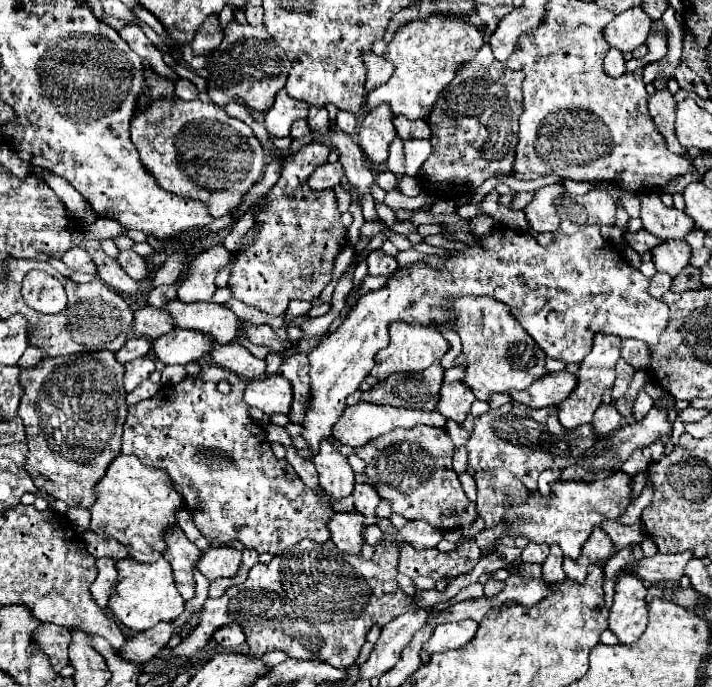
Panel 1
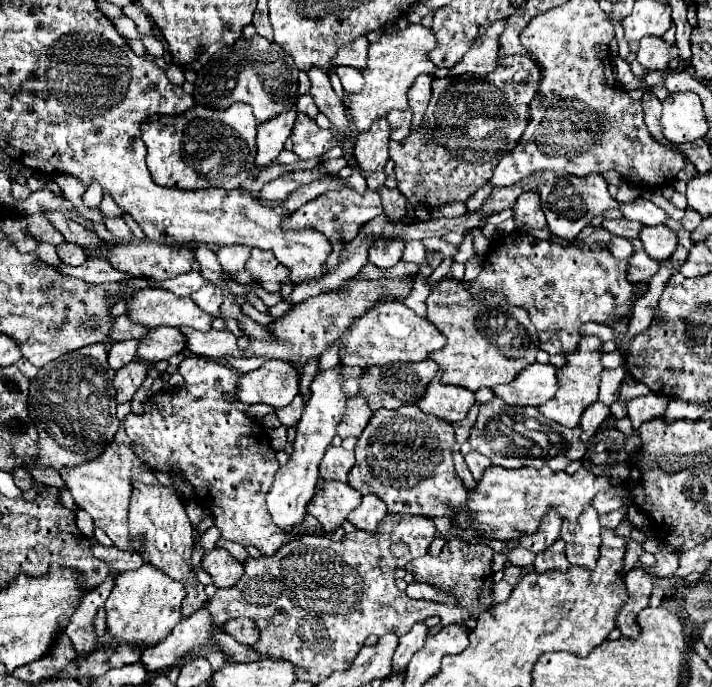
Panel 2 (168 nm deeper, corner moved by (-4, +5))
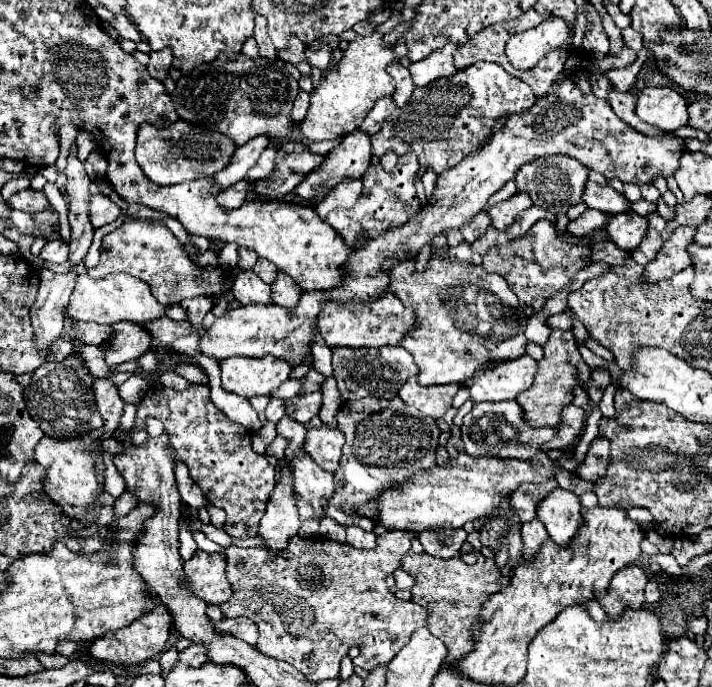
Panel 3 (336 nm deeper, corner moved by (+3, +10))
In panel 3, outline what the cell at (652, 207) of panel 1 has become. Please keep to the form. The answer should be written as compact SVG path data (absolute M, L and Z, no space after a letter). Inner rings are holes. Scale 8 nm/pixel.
M587 183L587 189L585 189L585 195L583 195L583 203L591 209L597 209L597 211L603 211L603 213L611 213L611 215L617 215L617 213L629 213L631 211L631 201L615 191L613 187L609 185L597 185L597 183Z

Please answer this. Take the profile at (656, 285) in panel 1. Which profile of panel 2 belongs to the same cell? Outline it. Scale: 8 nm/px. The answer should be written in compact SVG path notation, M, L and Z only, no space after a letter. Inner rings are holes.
M634 250L632 258L628 260L628 266L630 266L628 280L632 280L632 282L640 282L640 280L648 282L654 276L654 272L658 270L658 262L648 258L644 250Z

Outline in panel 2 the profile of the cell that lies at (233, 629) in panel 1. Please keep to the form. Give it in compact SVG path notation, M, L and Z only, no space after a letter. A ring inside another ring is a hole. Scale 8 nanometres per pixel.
M234 618L234 620L228 620L224 626L222 626L224 632L228 632L230 636L234 636L238 642L244 642L244 644L250 644L254 646L260 638L260 630L258 626L254 624L252 618Z

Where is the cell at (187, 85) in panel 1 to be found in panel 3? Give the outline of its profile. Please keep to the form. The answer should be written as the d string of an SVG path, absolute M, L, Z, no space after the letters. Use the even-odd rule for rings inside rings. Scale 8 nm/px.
M163 49L163 51L151 51L149 53L149 63L147 63L147 69L151 73L151 77L163 81L167 75L169 75L169 69L171 69L171 51L169 49Z

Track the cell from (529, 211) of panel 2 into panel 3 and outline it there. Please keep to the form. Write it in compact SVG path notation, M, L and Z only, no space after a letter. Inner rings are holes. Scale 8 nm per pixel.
M517 193L517 195L509 197L507 201L501 201L495 207L491 207L489 215L493 217L495 229L503 231L503 229L509 229L519 219L519 215L529 207L533 207L531 197L527 193Z

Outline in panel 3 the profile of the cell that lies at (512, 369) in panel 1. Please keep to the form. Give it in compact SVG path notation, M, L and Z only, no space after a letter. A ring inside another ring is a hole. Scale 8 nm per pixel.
M437 253L431 257L429 267L421 273L415 273L413 261L397 265L397 269L393 269L391 273L391 289L407 307L415 311L417 325L411 333L405 335L405 341L401 345L413 355L419 367L421 385L463 383L465 379L473 377L477 369L493 369L493 365L501 361L511 361L525 355L527 339L523 331L527 325L527 317L525 313L521 313L517 297L511 293L501 275L485 273L479 265L471 265L467 261L451 259Z

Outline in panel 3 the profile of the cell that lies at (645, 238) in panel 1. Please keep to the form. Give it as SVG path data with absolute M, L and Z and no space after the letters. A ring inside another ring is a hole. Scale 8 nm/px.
M587 209L579 219L569 223L567 231L571 231L573 235L591 235L595 229L605 227L609 219L611 219L609 213L597 213L597 209Z

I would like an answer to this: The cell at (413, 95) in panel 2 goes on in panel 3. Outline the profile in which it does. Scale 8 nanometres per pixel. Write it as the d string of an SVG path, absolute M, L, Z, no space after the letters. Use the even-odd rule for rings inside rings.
M393 65L389 69L391 77L395 77L395 93L393 93L393 101L397 103L397 107L403 107L403 103L407 103L407 99L411 97L411 91L415 89L413 85L413 79L411 79L411 73L407 67L403 65Z

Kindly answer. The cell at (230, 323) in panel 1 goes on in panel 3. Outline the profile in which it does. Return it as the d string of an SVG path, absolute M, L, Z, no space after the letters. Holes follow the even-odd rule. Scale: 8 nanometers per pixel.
M111 273L109 277L103 279L91 279L89 275L79 275L75 289L71 293L71 301L65 309L65 317L69 319L95 321L95 323L117 323L123 319L135 323L149 323L165 315L167 315L167 307L153 297L149 285L127 273Z

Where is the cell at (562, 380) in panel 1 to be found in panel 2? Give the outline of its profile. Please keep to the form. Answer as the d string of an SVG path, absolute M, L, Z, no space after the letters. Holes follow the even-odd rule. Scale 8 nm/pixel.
M552 364L526 366L506 386L494 386L494 396L510 406L540 406L556 394L556 368Z

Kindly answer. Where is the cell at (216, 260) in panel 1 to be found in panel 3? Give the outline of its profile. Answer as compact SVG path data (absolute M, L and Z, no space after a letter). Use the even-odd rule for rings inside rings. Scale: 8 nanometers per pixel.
M199 295L199 297L193 297L193 299L181 301L181 307L187 311L189 323L193 325L193 331L197 331L201 327L203 317L213 309L213 299L205 297L205 295Z

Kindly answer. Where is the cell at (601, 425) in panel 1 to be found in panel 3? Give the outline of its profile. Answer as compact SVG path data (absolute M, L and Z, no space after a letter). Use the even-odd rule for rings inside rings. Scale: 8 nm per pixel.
M567 405L563 409L563 415L561 415L561 425L557 427L559 429L559 437L555 441L549 441L545 445L545 449L563 449L563 447L573 445L575 439L581 435L585 417L587 417L587 413L581 407Z

